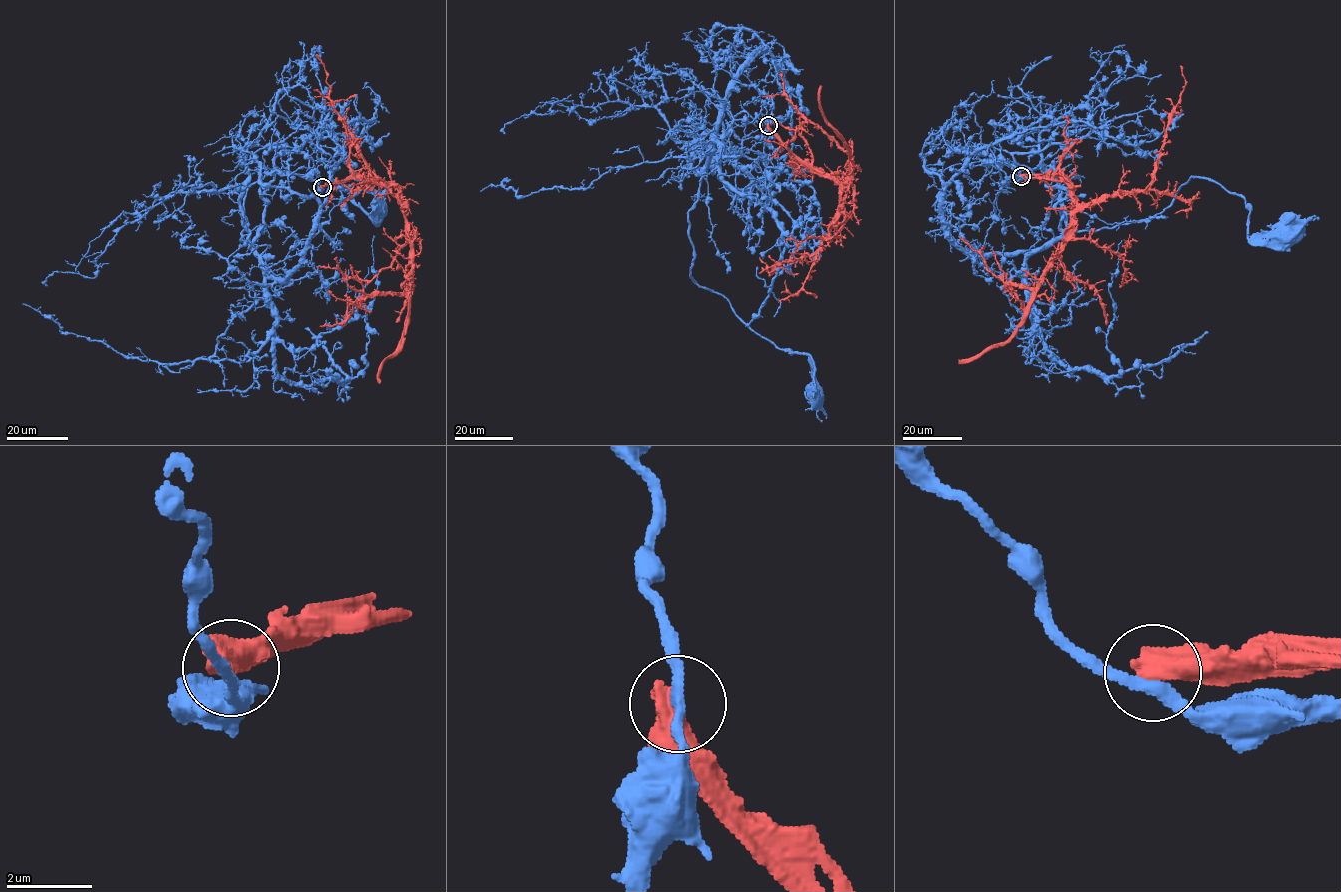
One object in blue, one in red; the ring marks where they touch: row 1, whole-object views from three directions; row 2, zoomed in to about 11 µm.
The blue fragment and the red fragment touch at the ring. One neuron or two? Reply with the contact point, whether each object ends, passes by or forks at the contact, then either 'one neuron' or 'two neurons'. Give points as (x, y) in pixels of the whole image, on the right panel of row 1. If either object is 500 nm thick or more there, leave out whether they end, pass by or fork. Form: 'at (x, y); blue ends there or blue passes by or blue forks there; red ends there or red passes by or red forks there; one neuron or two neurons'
at (1021, 176); two neurons

